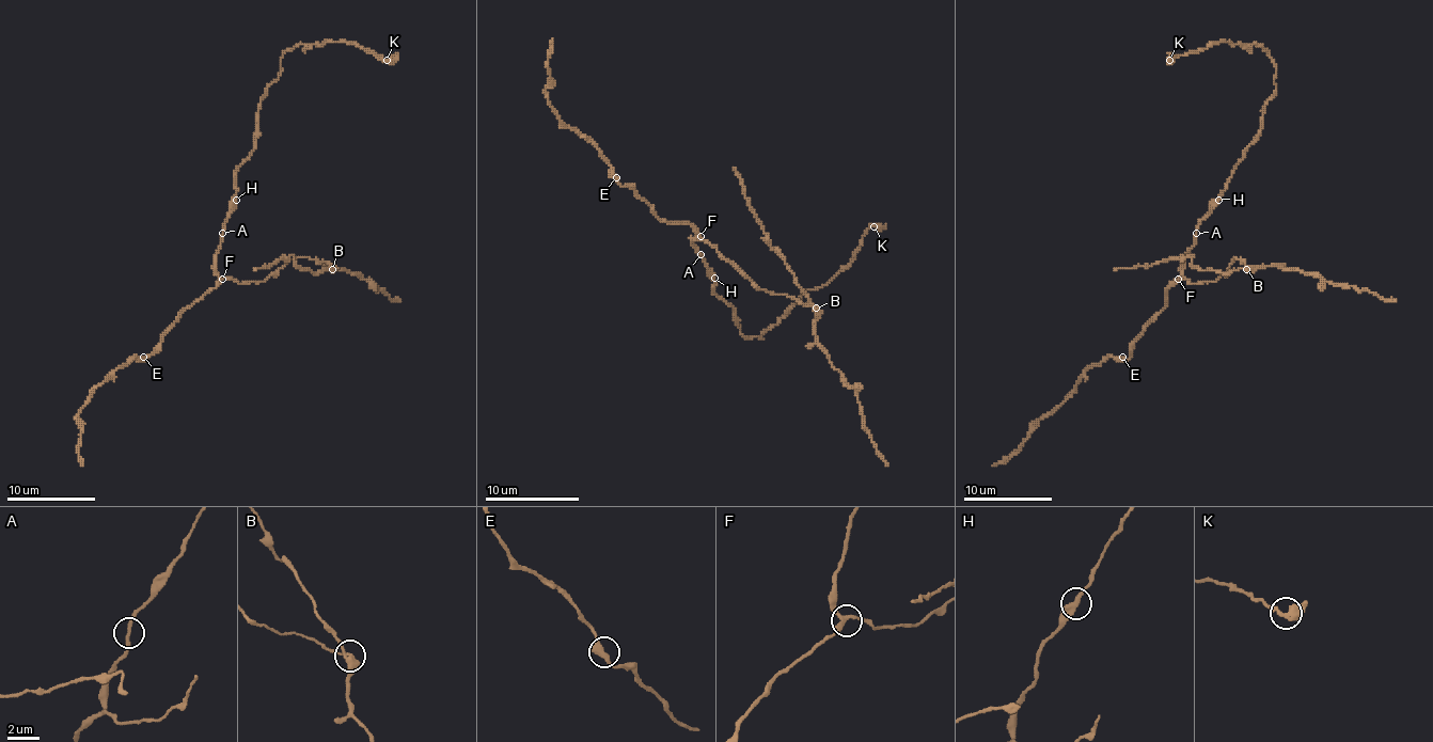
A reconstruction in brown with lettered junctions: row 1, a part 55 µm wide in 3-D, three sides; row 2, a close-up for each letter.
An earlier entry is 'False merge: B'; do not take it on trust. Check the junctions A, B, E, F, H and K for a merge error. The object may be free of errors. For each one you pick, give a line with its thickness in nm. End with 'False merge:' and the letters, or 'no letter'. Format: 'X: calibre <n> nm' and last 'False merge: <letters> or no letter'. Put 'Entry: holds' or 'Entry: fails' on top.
Entry: holds
B: calibre 340 nm
False merge: B

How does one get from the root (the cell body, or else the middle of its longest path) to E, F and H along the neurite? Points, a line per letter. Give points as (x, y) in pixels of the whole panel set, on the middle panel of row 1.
E: (701, 254), (693, 248), (697, 233), (689, 224), (663, 221), (632, 189), (623, 186), (616, 177)
F: (701, 254), (693, 248), (693, 240), (701, 236)
H: (701, 254), (714, 278)

